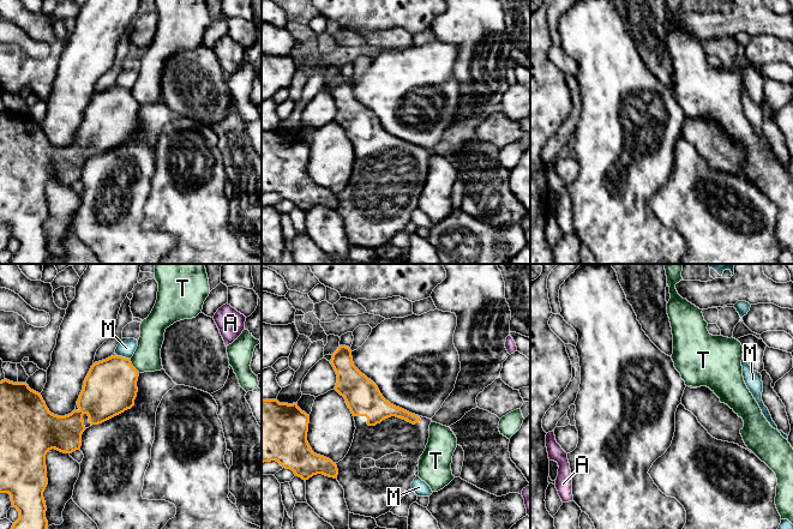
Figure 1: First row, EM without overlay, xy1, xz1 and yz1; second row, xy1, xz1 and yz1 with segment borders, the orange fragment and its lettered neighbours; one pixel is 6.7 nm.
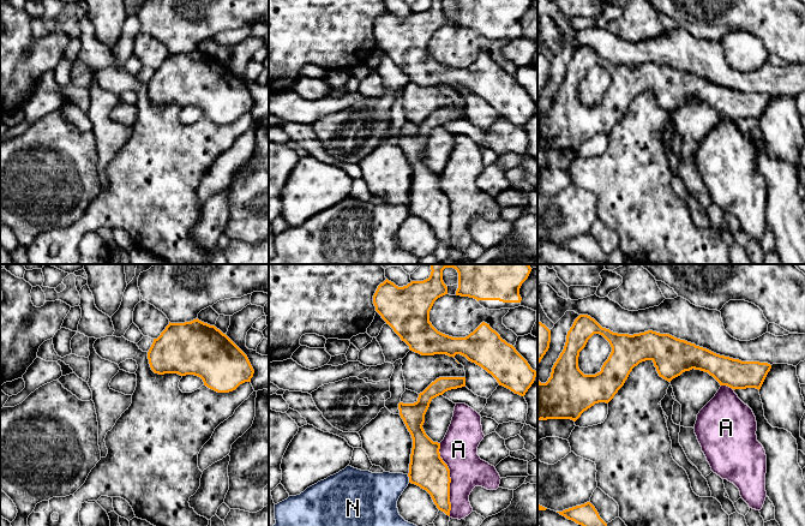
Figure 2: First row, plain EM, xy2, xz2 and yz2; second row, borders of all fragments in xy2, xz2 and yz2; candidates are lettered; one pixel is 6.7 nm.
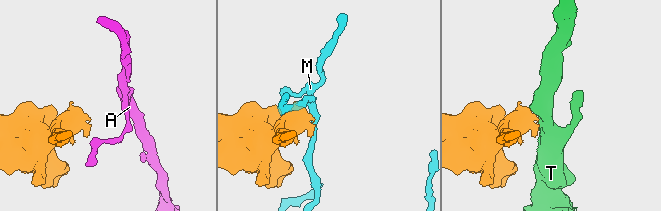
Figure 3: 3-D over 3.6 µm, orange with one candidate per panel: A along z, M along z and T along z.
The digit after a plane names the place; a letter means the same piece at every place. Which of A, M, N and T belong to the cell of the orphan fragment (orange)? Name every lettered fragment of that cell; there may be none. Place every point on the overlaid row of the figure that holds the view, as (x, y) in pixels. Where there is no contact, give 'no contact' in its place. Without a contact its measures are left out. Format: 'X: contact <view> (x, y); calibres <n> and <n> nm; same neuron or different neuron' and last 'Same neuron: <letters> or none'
A: contact xz2 (450, 479); calibres 240 and 260 nm; different neuron
M: contact xy1 (121, 356); calibres 360 and 120 nm; different neuron
N: contact xz2 (409, 478); calibres 240 and 280 nm; different neuron
T: contact xy1 (133, 367); calibres 360 and 190 nm; different neuron
Same neuron: none

